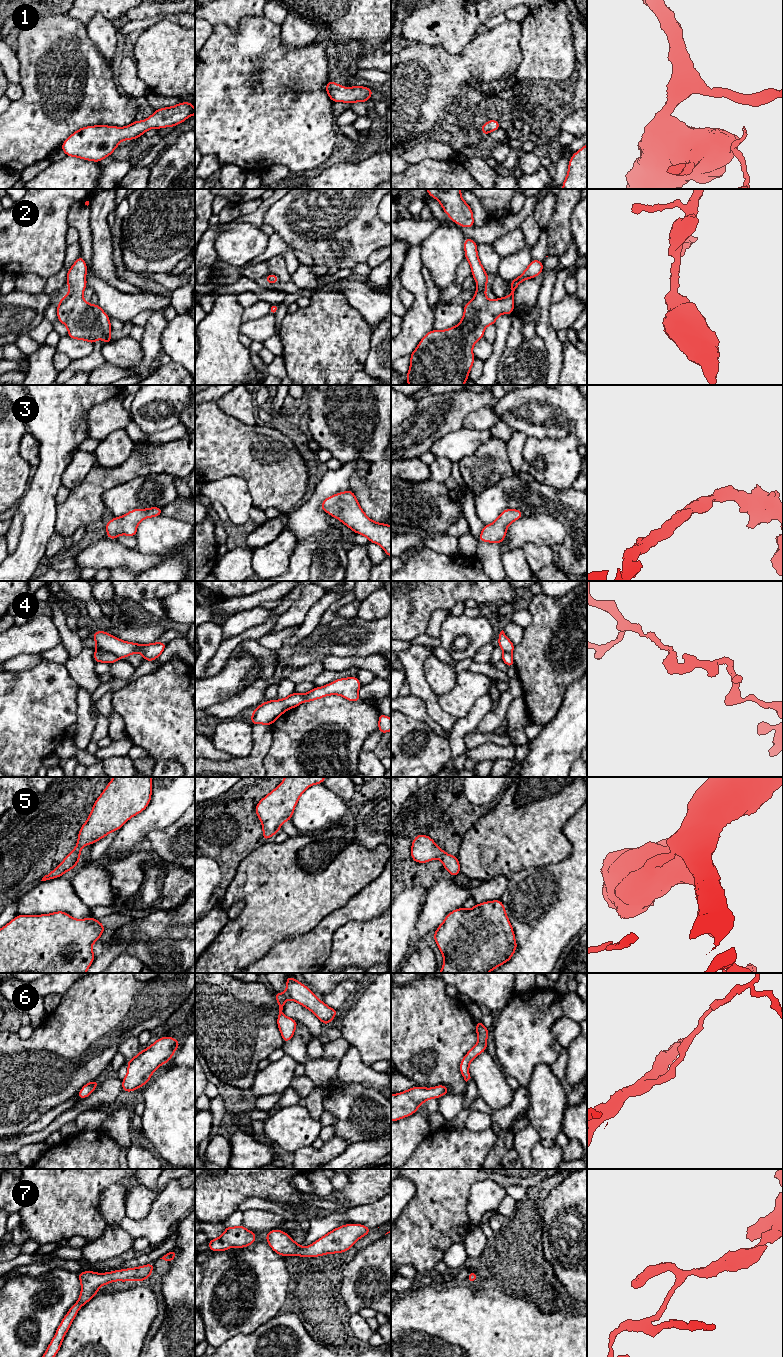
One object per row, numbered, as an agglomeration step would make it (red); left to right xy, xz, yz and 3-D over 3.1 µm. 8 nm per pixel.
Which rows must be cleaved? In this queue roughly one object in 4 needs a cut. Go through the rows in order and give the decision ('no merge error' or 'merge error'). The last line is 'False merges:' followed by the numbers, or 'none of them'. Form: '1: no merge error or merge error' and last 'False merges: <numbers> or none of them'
1: no merge error
2: no merge error
3: no merge error
4: merge error
5: no merge error
6: no merge error
7: no merge error
False merges: 4

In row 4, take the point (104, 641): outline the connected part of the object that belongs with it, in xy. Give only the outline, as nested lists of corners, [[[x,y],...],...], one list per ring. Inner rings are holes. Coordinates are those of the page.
[[[98,630],[92,638],[96,641],[96,648],[114,654],[119,659],[126,658],[133,653],[140,653],[144,661],[154,661],[164,651],[167,643],[154,642],[152,644],[136,644],[123,641],[107,632]]]

